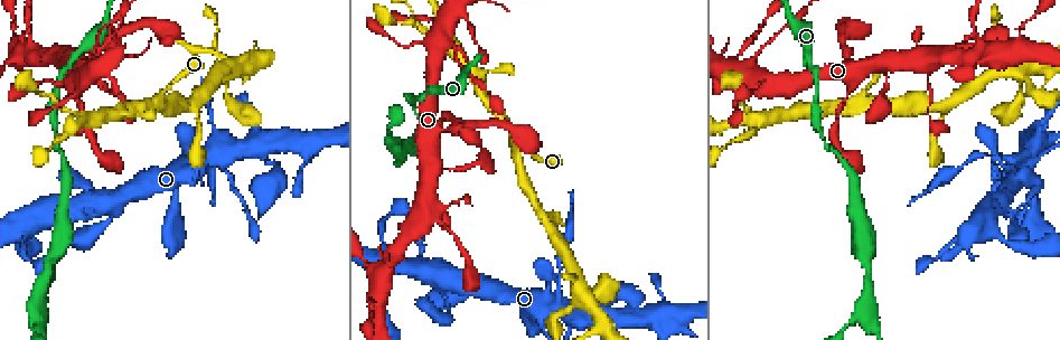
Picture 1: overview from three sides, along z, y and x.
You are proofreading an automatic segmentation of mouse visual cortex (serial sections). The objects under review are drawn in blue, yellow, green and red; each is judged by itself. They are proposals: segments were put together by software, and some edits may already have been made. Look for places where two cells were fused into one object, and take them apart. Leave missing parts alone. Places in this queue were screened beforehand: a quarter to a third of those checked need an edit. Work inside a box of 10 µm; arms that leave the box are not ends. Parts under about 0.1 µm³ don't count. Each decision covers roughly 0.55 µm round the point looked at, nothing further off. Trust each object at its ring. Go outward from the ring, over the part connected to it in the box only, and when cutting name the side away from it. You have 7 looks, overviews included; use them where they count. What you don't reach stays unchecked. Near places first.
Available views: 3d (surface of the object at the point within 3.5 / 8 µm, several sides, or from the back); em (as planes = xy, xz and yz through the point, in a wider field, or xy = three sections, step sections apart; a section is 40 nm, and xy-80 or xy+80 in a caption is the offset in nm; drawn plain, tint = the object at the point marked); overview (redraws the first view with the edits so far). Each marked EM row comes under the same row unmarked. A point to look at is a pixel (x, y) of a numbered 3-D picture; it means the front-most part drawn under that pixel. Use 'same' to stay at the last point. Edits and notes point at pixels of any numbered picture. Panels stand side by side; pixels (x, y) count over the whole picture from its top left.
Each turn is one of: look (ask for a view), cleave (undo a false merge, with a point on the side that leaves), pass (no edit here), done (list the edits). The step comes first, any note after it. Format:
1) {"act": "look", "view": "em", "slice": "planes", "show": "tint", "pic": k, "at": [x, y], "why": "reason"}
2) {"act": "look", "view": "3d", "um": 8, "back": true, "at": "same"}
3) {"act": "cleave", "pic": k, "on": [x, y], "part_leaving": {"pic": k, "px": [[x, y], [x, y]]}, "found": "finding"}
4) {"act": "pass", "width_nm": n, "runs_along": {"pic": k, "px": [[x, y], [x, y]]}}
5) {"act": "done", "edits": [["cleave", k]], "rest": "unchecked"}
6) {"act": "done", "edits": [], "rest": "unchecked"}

{"act": "look", "view": "3d", "um": 3.5, "pic": 1, "at": [453, 49], "why": "calibre changes"}

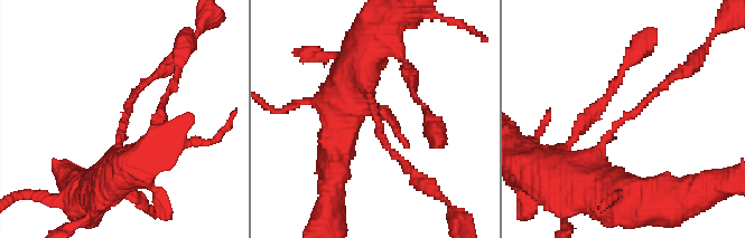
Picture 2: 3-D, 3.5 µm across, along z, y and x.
{"act": "look", "view": "em", "slice": "xy", "step": 5, "show": "tint", "pic": 2, "at": [374, 115]}

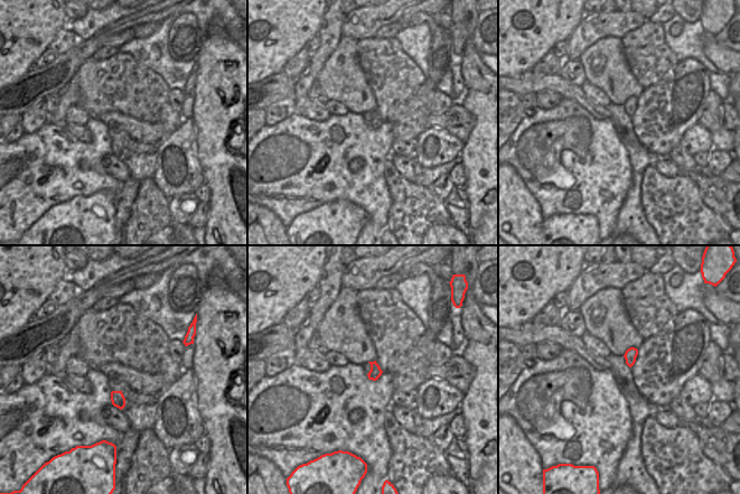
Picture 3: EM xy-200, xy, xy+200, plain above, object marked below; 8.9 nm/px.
{"act": "pass", "width_nm": 110, "runs_along": {"pic": 2, "px": [[593, 179], [610, 134], [673, 76]]}, "found": "continuous, no second cell"}

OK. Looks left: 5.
{"act": "look", "view": "3d", "um": 3.5, "back": true, "pic": 1, "at": [549, 227], "why": "branch point"}

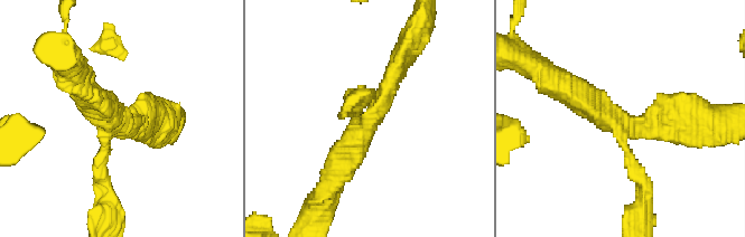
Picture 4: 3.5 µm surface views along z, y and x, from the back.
{"act": "look", "view": "em", "slice": "xy", "step": 1, "show": "tint", "pic": 4, "at": [118, 123], "why": "shape alone is not enough"}

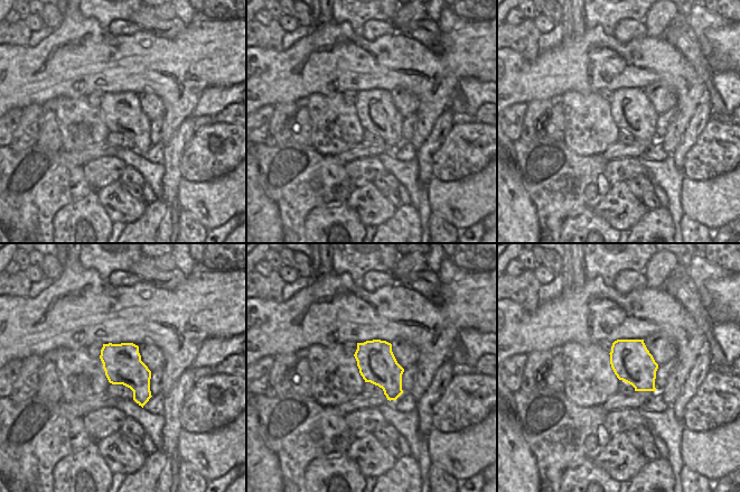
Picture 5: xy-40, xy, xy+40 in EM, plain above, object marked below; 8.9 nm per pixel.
{"act": "pass", "runs_along": {"pic": 4, "px": [[400, 58], [383, 104], [335, 172]]}, "found": "continuous, no second cell"}

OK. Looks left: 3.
{"act": "look", "view": "3d", "um": 3.5, "pic": 1, "at": [557, 295], "why": "three-way junction"}

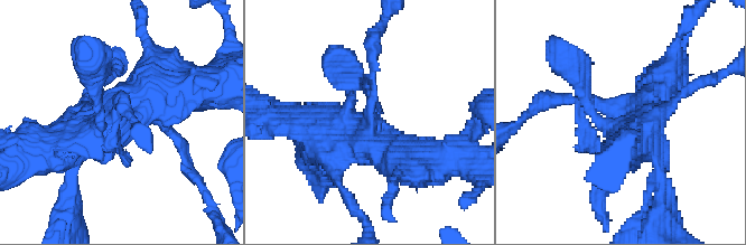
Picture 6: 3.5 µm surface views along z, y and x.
{"act": "look", "view": "em", "slice": "xy", "step": 2, "show": "tint", "pic": 6, "at": [367, 118]}

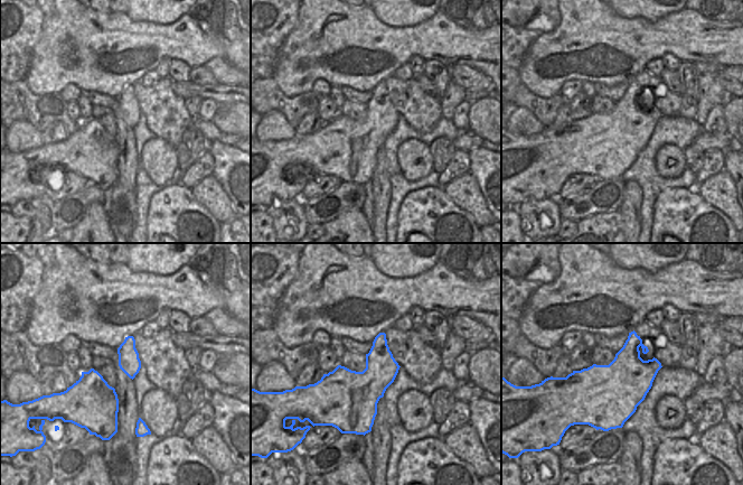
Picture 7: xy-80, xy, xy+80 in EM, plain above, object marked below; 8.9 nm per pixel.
{"act": "look", "view": "em", "slice": "planes", "show": "tint", "at": "same"}

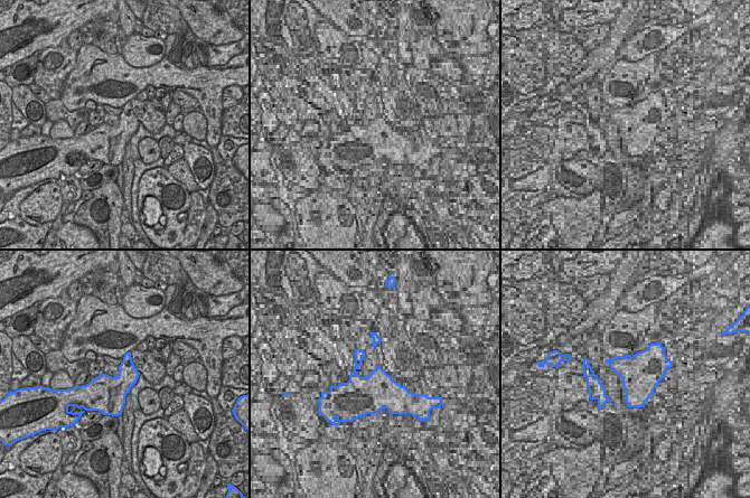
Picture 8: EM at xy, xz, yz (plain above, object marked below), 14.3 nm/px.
{"act": "cleave", "pic": 6, "on": [595, 142], "part_leaving": {"pic": 6, "px": [[372, 84], [372, 38], [382, 24]]}, "found": "a second cell is stuck on"}

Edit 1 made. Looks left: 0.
{"act": "done", "edits": [["cleave", 6]], "rest": "unchecked"}

